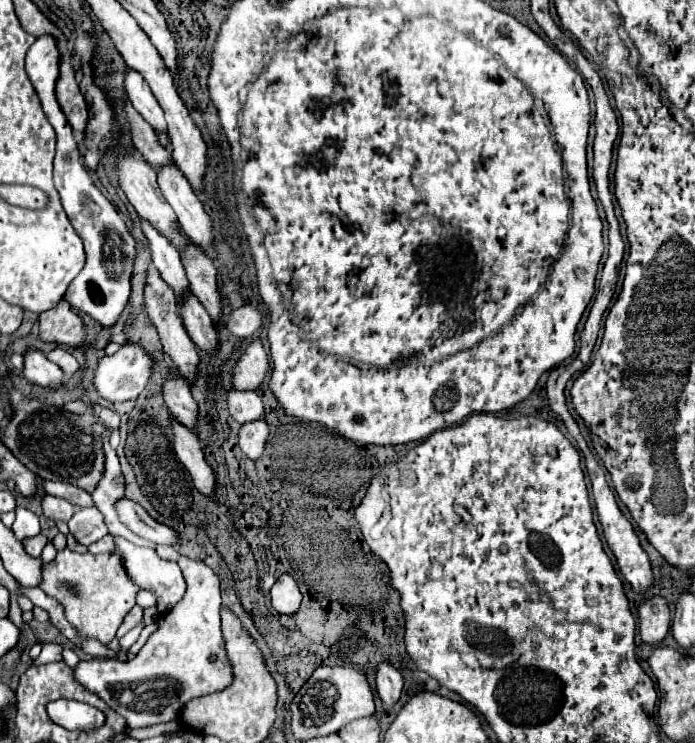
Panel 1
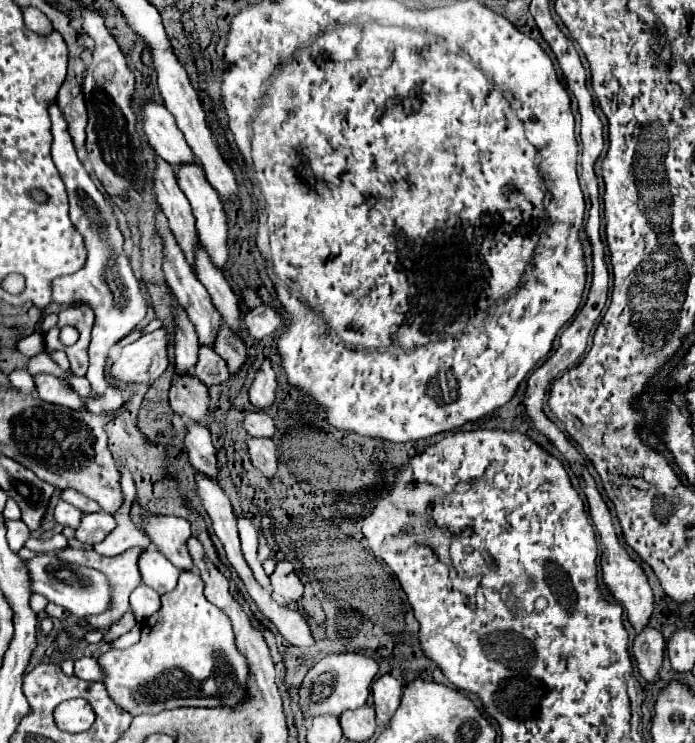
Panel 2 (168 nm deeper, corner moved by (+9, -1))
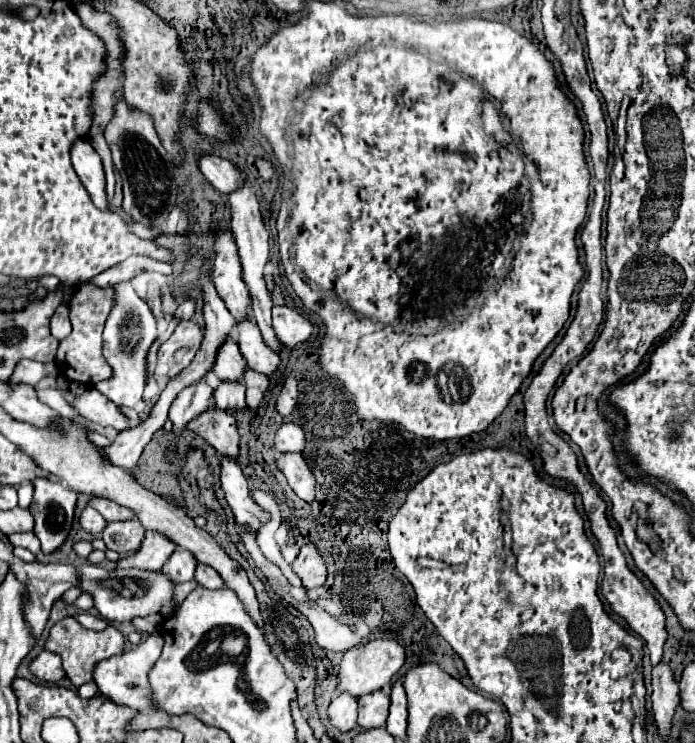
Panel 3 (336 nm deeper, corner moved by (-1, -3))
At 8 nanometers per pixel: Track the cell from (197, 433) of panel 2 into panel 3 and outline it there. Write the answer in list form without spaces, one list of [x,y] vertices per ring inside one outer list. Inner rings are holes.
[[[220,456],[220,484],[226,496],[226,502],[230,504],[234,518],[238,524],[248,524],[252,532],[258,530],[262,522],[268,520],[268,514],[264,514],[250,498],[246,476],[242,474],[238,462],[234,458]]]

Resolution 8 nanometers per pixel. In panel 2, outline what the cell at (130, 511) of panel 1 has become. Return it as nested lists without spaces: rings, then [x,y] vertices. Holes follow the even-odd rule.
[[[144,516],[146,534],[160,552],[180,570],[194,570],[194,562],[186,550],[186,540],[192,534],[190,522],[178,516]]]

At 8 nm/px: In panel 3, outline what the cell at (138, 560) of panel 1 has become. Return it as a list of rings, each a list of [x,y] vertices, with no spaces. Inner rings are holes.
[[[176,548],[174,554],[168,558],[166,566],[162,568],[162,574],[168,576],[174,584],[182,584],[194,578],[194,568],[196,568],[196,558],[182,548]]]

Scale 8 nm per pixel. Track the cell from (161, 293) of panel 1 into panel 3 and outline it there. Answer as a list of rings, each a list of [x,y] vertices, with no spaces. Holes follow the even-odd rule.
[[[208,408],[198,418],[186,424],[186,430],[202,436],[210,446],[214,446],[222,456],[238,456],[238,432],[236,420],[228,410]]]

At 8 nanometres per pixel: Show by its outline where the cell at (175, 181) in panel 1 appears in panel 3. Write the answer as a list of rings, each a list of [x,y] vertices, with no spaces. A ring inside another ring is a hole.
[[[252,316],[236,322],[236,332],[238,332],[238,346],[246,358],[246,364],[252,370],[258,370],[262,374],[272,374],[278,366],[278,354],[266,346],[262,340],[262,334],[256,326],[256,320]]]

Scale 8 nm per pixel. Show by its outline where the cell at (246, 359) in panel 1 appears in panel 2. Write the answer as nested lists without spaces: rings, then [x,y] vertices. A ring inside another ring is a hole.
[[[266,360],[266,362],[260,366],[260,370],[258,370],[258,374],[256,374],[256,380],[254,380],[254,384],[252,384],[250,392],[248,392],[248,394],[250,394],[250,402],[252,402],[258,410],[270,408],[270,406],[274,404],[274,400],[276,400],[276,386],[278,386],[276,374],[274,374],[270,362]]]

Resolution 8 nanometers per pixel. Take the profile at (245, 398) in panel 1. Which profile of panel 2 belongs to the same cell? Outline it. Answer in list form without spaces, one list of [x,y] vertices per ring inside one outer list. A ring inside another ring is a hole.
[[[262,410],[248,414],[246,420],[244,420],[244,426],[246,426],[248,434],[254,436],[254,438],[272,438],[274,432],[276,432],[274,420]]]

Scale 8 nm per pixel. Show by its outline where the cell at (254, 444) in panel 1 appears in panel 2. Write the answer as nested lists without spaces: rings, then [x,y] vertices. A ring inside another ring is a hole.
[[[250,438],[246,442],[248,454],[252,458],[252,464],[266,476],[272,478],[278,472],[278,458],[276,458],[276,446],[268,438]]]

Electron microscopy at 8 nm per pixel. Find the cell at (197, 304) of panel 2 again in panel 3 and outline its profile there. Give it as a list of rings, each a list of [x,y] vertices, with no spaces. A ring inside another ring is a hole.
[[[226,338],[222,346],[218,348],[212,372],[218,376],[218,380],[240,380],[242,382],[242,370],[246,368],[246,360],[240,354],[240,348],[234,338]]]

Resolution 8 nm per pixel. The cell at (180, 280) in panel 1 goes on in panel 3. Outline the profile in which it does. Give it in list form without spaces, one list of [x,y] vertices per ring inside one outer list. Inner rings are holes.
[[[200,378],[198,382],[186,386],[178,396],[176,400],[172,402],[170,406],[170,420],[174,422],[174,432],[180,434],[184,430],[184,426],[196,418],[202,410],[208,408],[208,398],[212,396],[212,388],[204,378]]]

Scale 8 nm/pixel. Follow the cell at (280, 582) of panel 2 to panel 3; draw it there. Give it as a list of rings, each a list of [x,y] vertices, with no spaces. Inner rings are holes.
[[[314,546],[300,548],[300,554],[296,556],[292,570],[298,574],[306,590],[314,590],[326,582],[326,564]]]

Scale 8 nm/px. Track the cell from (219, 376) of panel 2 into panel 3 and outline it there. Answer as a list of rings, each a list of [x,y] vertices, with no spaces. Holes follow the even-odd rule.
[[[220,382],[214,390],[216,406],[222,410],[244,410],[244,384],[242,382]]]

